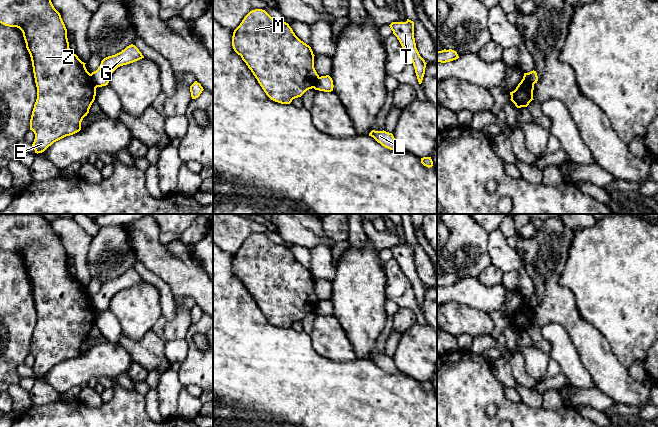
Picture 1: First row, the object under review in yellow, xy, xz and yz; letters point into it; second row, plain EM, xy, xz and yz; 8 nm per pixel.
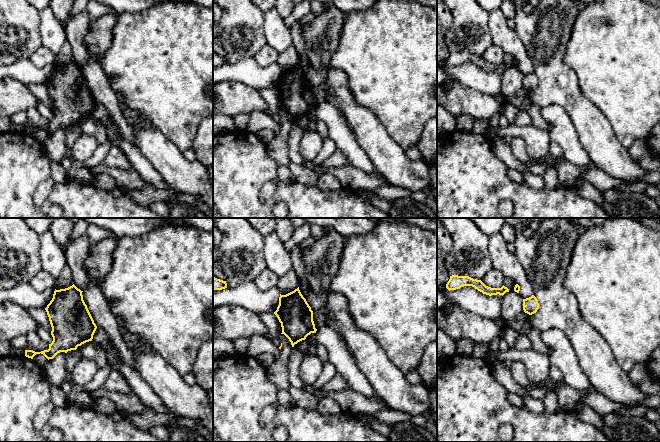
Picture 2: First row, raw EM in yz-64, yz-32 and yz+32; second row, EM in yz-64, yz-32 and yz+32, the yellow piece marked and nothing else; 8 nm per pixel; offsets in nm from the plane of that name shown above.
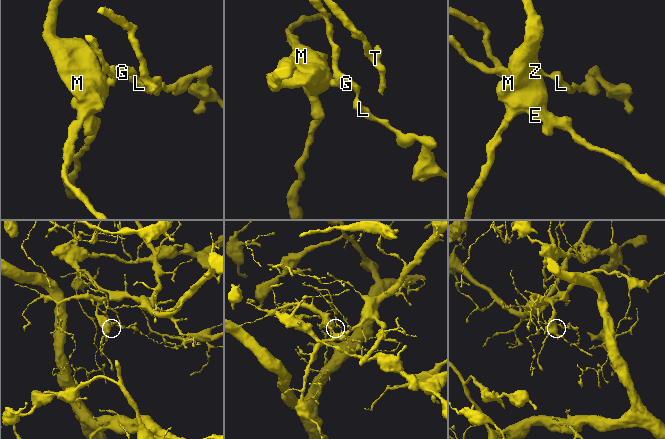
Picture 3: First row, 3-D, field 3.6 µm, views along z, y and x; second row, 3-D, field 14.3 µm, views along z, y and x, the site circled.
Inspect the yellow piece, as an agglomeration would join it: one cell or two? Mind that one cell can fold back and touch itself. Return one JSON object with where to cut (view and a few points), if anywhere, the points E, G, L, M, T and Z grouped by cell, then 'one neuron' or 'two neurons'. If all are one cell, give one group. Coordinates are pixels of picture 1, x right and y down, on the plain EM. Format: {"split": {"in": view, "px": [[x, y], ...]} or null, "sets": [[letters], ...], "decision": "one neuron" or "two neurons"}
{"split": {"in": "yz", "px": [[524, 297], [524, 301], [533, 309]]}, "sets": [["E", "M", "Z"], ["G", "L", "T"]], "decision": "two neurons"}

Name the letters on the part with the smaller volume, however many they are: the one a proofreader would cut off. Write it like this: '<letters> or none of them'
G, L, T

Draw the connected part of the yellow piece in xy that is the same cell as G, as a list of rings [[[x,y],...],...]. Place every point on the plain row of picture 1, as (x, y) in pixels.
[[[131,268],[121,276],[108,280],[101,285],[98,293],[90,298],[96,311],[108,309],[112,297],[120,290],[127,289],[144,282],[139,273]]]

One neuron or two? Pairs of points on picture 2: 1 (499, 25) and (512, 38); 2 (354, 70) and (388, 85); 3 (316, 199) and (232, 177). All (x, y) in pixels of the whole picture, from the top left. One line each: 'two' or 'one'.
1: one
2: one
3: one

